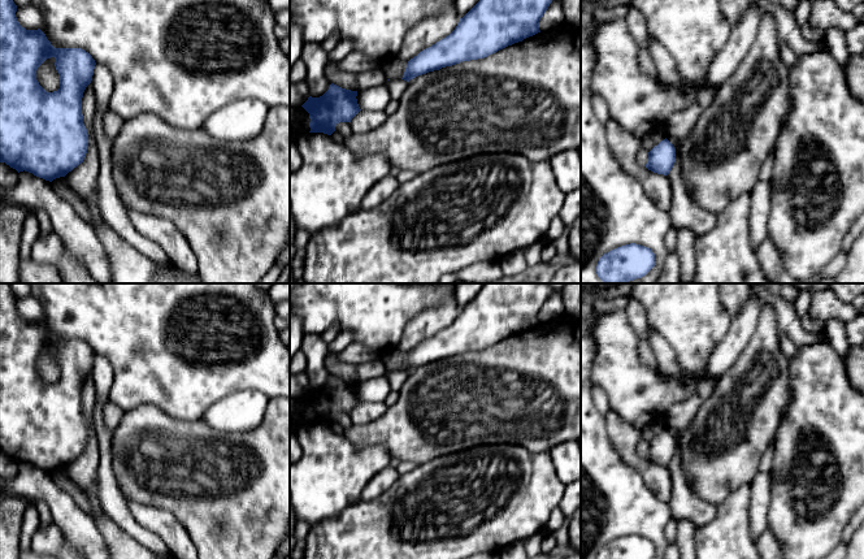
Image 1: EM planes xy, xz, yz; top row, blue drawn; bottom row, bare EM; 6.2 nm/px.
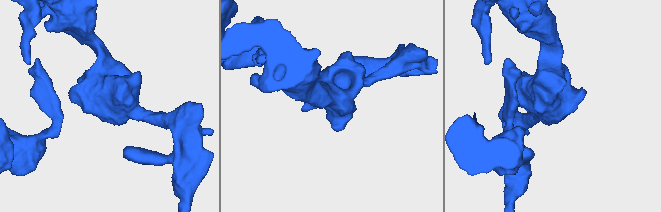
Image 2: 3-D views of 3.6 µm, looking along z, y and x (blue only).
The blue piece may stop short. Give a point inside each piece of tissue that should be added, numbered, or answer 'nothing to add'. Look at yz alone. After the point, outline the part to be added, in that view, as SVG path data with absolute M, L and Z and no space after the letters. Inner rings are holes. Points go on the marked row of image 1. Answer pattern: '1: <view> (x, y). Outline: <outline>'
nothing to add

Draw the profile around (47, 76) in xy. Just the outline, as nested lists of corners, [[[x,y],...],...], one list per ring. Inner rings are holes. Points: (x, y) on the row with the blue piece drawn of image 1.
[[[55,57],[47,58],[36,70],[36,79],[47,92],[60,88],[60,74],[56,70],[55,62]]]

